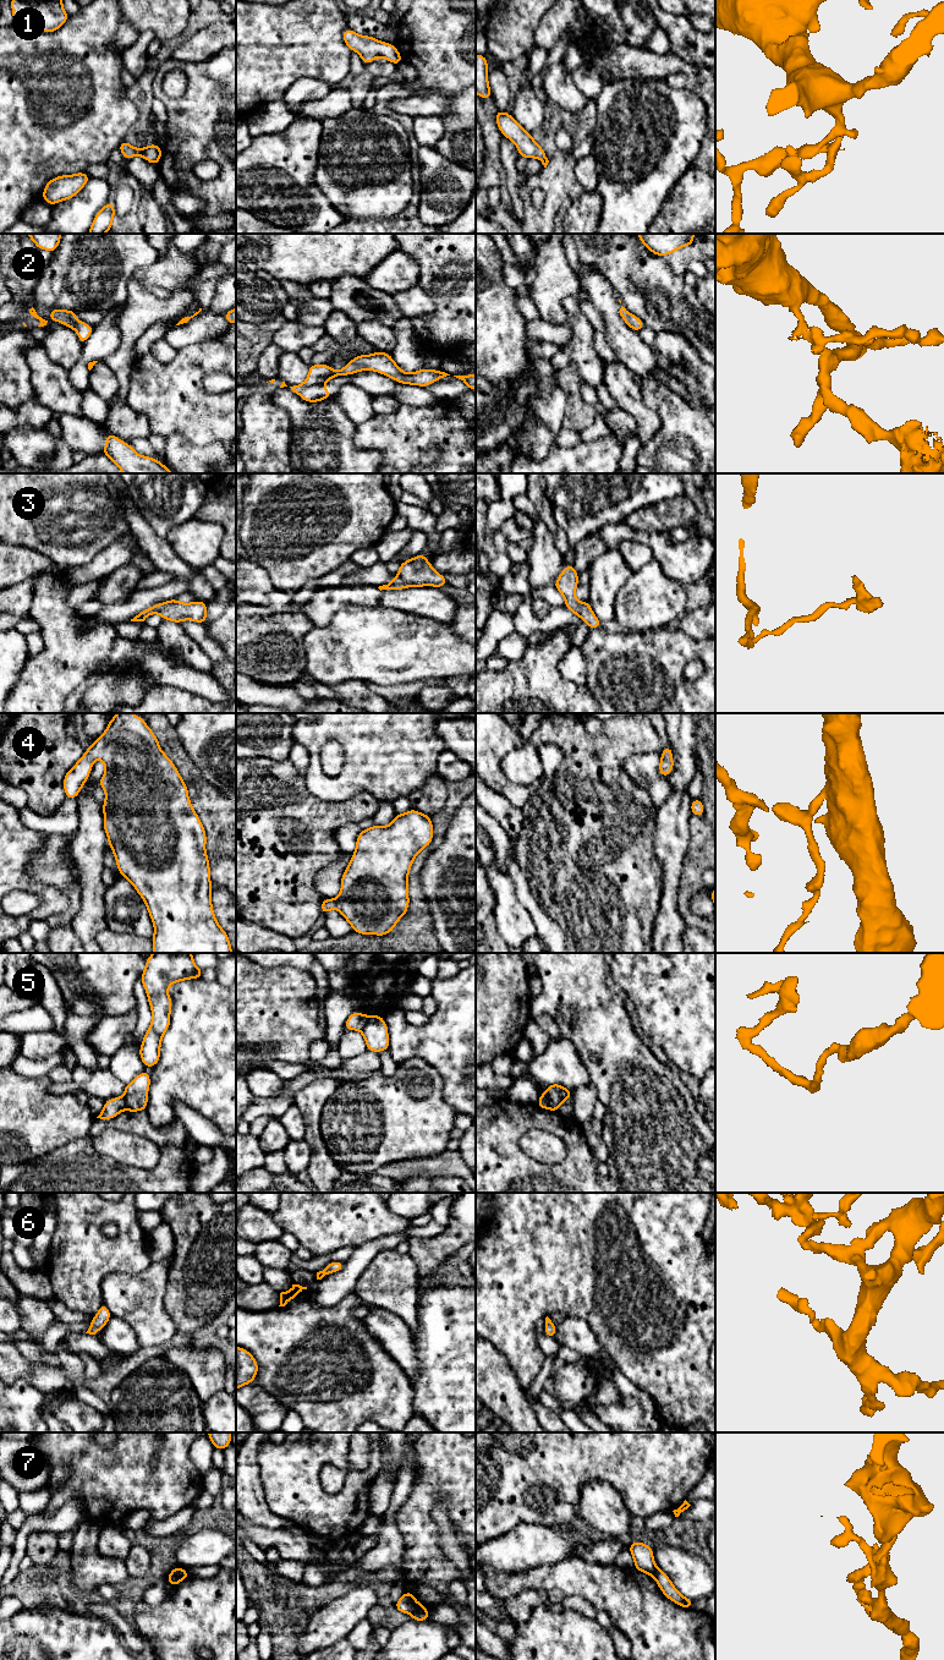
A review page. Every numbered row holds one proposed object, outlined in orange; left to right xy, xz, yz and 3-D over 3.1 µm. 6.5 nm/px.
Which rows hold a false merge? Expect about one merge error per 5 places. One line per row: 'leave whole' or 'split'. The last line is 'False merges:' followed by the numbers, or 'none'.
1: leave whole
2: split
3: leave whole
4: leave whole
5: split
6: leave whole
7: split
False merges: 2, 5, 7

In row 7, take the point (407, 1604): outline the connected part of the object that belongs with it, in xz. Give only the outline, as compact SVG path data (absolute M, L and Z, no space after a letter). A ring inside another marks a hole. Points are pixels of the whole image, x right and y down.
M406 1591L399 1601L395 1604L395 1609L404 1614L418 1614L418 1612L428 1612L427 1607L419 1604L415 1598L413 1593Z

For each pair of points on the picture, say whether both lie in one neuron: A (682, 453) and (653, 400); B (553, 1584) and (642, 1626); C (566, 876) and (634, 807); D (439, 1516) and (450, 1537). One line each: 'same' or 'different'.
A: same
B: same
C: same
D: same

